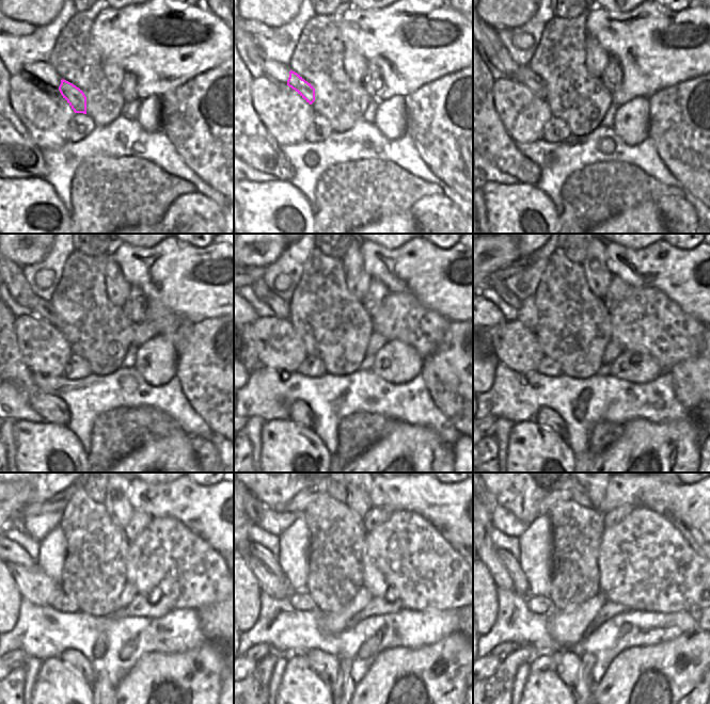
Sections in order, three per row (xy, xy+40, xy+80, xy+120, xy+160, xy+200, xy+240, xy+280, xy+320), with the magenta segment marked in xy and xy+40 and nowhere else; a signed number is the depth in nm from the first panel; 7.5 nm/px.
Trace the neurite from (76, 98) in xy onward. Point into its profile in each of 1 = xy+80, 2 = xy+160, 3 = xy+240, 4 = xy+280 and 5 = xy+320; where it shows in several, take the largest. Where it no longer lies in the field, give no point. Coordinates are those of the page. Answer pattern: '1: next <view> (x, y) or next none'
1: next xy+80 (523, 75)
2: next xy+160 (281, 308)
3: next xy+240 (17, 517)
4: next xy+280 (255, 509)
5: next xy+320 (494, 504)

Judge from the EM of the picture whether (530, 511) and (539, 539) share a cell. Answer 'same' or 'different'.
different

